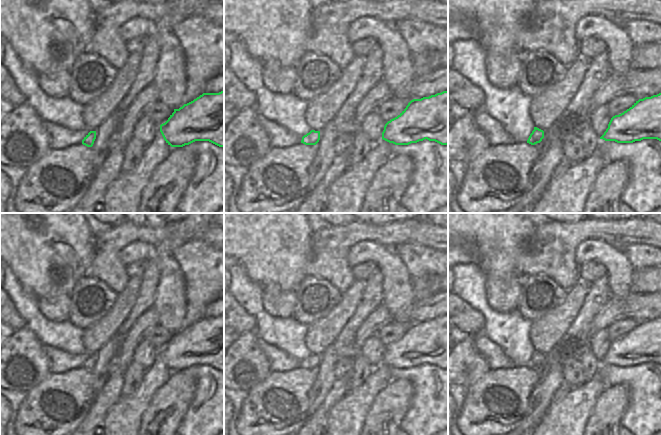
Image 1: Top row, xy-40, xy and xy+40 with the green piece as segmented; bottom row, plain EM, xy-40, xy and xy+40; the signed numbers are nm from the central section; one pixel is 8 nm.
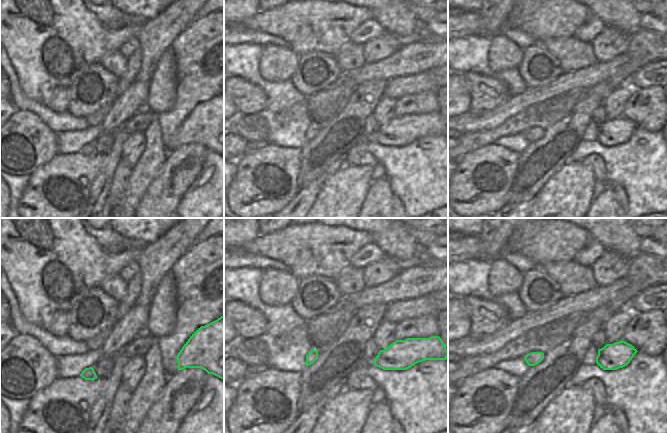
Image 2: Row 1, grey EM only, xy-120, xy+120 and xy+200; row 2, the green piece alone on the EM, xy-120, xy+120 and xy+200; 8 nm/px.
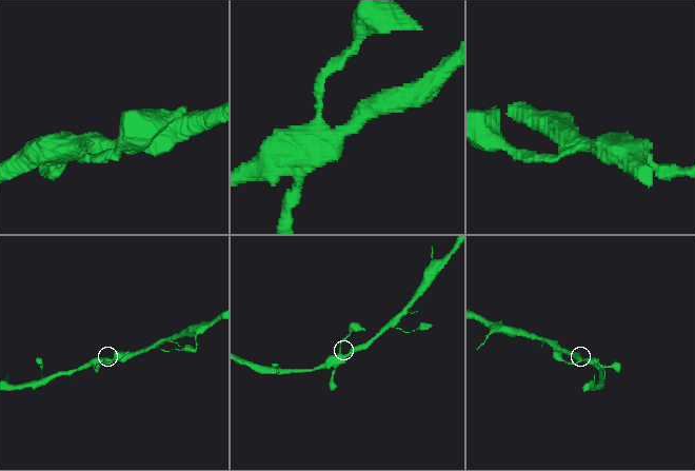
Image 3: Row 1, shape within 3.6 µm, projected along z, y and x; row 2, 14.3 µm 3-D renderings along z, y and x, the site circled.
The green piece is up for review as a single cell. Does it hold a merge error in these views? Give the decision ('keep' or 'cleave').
keep

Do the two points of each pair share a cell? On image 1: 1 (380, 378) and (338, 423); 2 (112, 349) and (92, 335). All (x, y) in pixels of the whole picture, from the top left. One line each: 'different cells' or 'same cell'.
1: same cell
2: different cells

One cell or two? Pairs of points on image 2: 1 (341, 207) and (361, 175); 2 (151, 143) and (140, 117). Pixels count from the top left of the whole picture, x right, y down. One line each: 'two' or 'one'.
1: one
2: two

